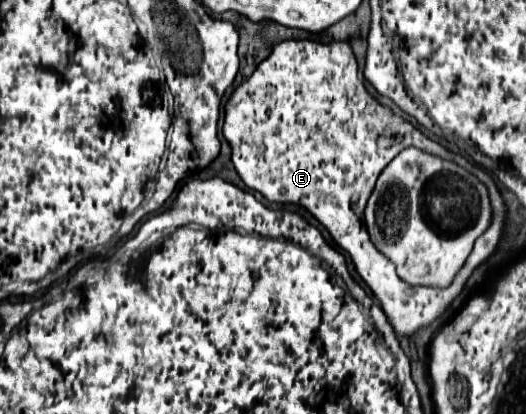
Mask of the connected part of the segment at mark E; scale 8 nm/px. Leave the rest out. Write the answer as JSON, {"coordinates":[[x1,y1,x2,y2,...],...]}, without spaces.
{"coordinates":[[287,40,281,42,273,48,273,52,257,66,257,70,253,72,253,76,249,80,245,80,235,92,233,98,227,102,225,106,225,126,223,126,223,136,229,140,231,144,231,160,233,166,237,170,237,174,243,178,243,182,251,188,261,192,269,202,281,202,281,204,299,204,303,208,307,208,333,236,333,240,351,254,351,260,355,264,355,270,359,272,359,276,367,282,367,286,373,290,375,298,381,300,381,306,385,310,385,314,389,316,397,336,409,336,413,334,417,328,431,324,449,304,451,300,461,292,461,288,465,286,467,278,471,276,471,272,485,262,491,252,495,250,501,230,503,230,503,222,505,222,505,206,501,200,497,200,497,210,493,214,493,220,497,226,489,226,485,234,481,234,475,242,475,248,471,252,471,256,467,258,465,266,457,272,457,276,453,278,453,282,447,288,427,288,427,286,413,286,407,284,405,280,401,280,397,276,395,264,383,256,383,252,379,252,371,238,369,232,365,228,365,220,363,220,363,210,365,210,365,200,369,198,377,176,381,174,381,170,403,150,409,146,421,148,425,152,433,152,441,158,449,158,455,160,459,166,471,170,481,182,485,182,485,186,489,188,491,196,499,196,495,182,479,168,475,168,473,164,469,164,465,158,461,156,453,156,449,154,445,148,441,148,439,144,427,140,427,136,421,134,419,128,415,128,411,122,405,122,399,116,393,116,389,108,381,106,363,86,363,82,357,78,357,60,349,48,349,44,345,42,331,42,331,44,321,44,321,42,313,42,313,40]]}

